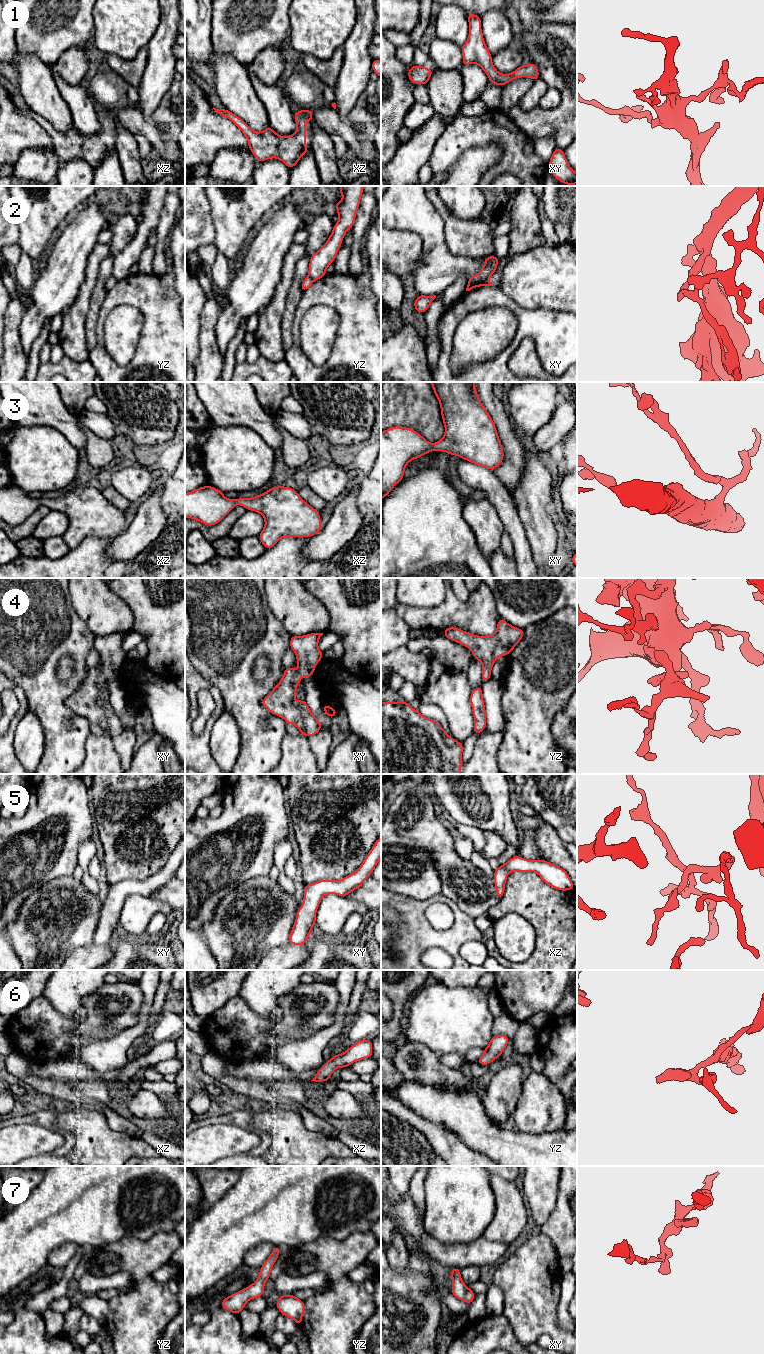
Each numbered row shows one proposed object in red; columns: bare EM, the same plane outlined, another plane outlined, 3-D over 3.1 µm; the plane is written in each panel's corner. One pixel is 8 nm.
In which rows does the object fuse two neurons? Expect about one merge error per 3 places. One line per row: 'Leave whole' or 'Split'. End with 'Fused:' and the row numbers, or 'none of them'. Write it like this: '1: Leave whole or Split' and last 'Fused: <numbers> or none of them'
1: Leave whole
2: Split
3: Leave whole
4: Leave whole
5: Leave whole
6: Leave whole
7: Leave whole
Fused: 2

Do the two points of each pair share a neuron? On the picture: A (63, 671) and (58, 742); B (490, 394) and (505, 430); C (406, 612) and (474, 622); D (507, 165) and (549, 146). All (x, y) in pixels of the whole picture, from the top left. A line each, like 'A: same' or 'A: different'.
A: different
B: same
C: same
D: different

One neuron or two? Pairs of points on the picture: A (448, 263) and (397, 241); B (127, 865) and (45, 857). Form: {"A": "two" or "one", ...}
{"A": "two", "B": "two"}

